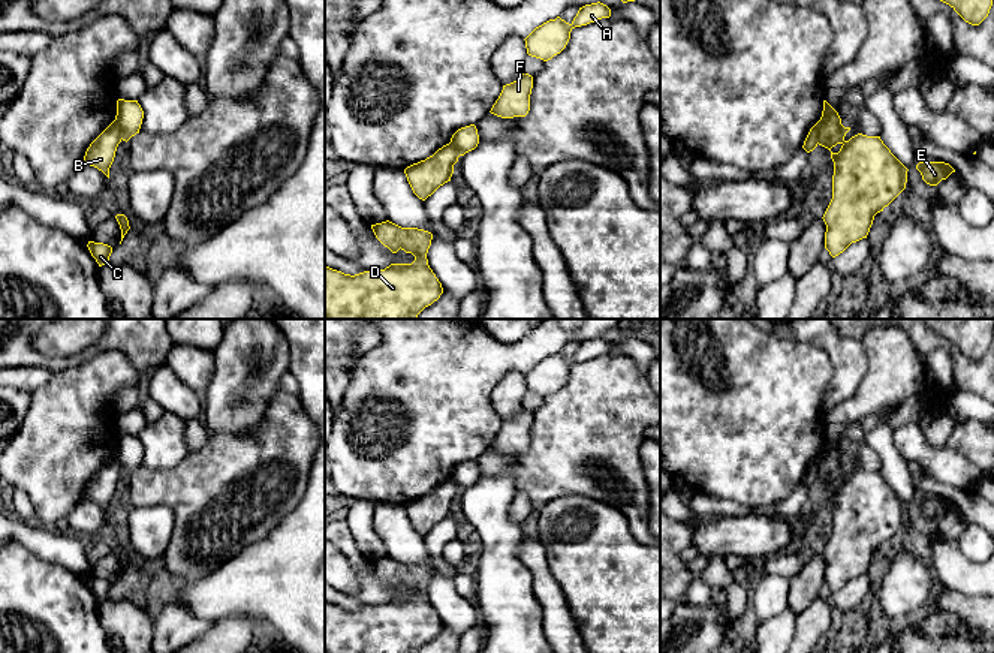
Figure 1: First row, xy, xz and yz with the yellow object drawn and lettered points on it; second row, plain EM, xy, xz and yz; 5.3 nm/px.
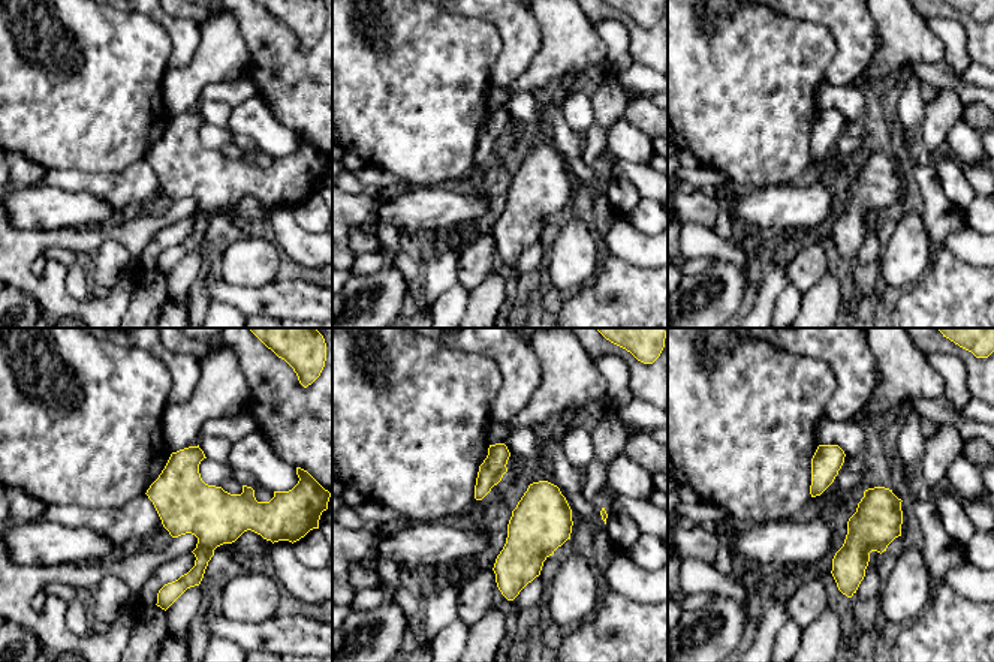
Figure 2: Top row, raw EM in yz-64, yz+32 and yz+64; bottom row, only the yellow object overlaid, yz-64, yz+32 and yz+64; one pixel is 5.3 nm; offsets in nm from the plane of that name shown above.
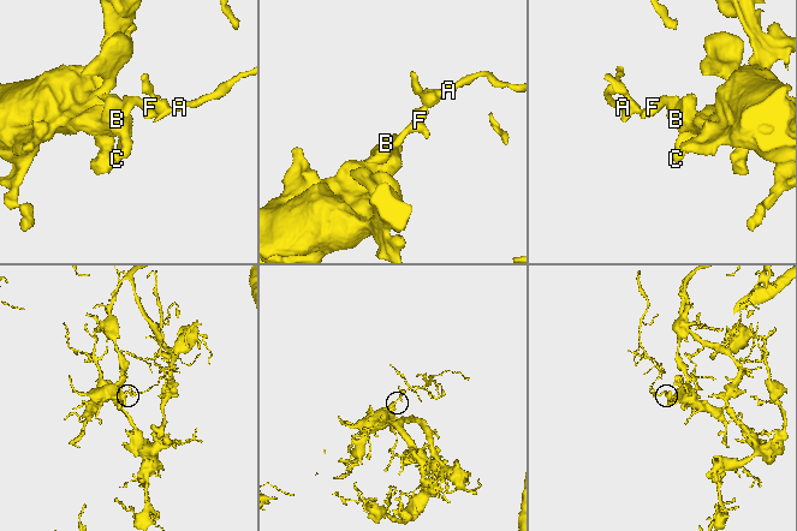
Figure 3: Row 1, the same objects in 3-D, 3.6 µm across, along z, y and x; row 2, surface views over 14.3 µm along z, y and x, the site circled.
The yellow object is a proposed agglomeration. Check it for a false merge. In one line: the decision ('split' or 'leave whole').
split

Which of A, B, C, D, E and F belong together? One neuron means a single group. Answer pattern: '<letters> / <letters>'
A F / B C D E

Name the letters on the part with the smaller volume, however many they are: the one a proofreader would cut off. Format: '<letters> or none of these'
A, F

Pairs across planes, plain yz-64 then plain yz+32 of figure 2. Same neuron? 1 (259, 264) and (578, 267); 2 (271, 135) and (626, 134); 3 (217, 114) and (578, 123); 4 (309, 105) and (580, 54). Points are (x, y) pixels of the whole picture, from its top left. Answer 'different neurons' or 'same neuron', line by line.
1: same neuron
2: same neuron
3: different neurons
4: different neurons

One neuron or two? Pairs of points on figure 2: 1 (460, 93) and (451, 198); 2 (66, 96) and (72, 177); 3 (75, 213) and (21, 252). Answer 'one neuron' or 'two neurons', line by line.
1: two neurons
2: two neurons
3: two neurons

